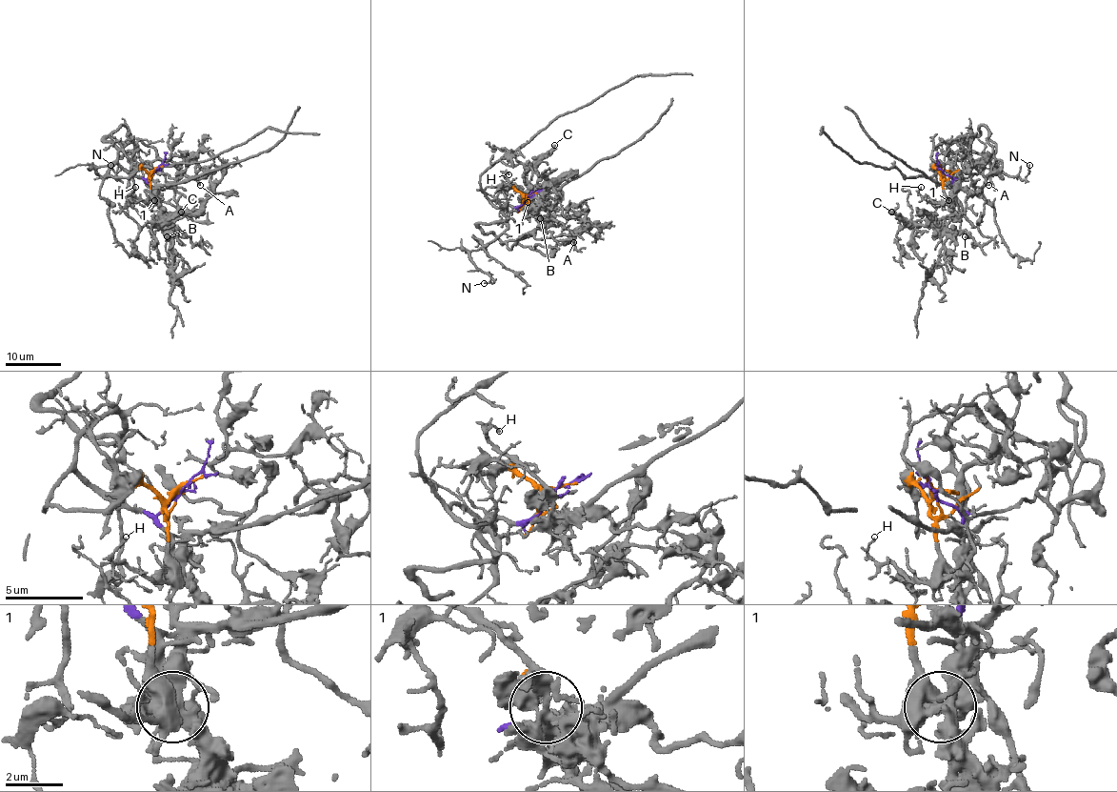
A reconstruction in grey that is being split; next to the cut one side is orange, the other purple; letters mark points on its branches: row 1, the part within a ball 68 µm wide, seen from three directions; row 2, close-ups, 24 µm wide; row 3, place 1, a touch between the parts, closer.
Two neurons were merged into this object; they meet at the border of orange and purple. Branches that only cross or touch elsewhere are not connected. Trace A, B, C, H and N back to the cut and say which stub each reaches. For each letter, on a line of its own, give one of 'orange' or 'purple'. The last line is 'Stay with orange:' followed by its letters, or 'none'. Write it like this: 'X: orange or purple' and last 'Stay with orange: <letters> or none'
A: purple
B: orange
C: orange
H: orange
N: purple
Stay with orange: B, C, H

